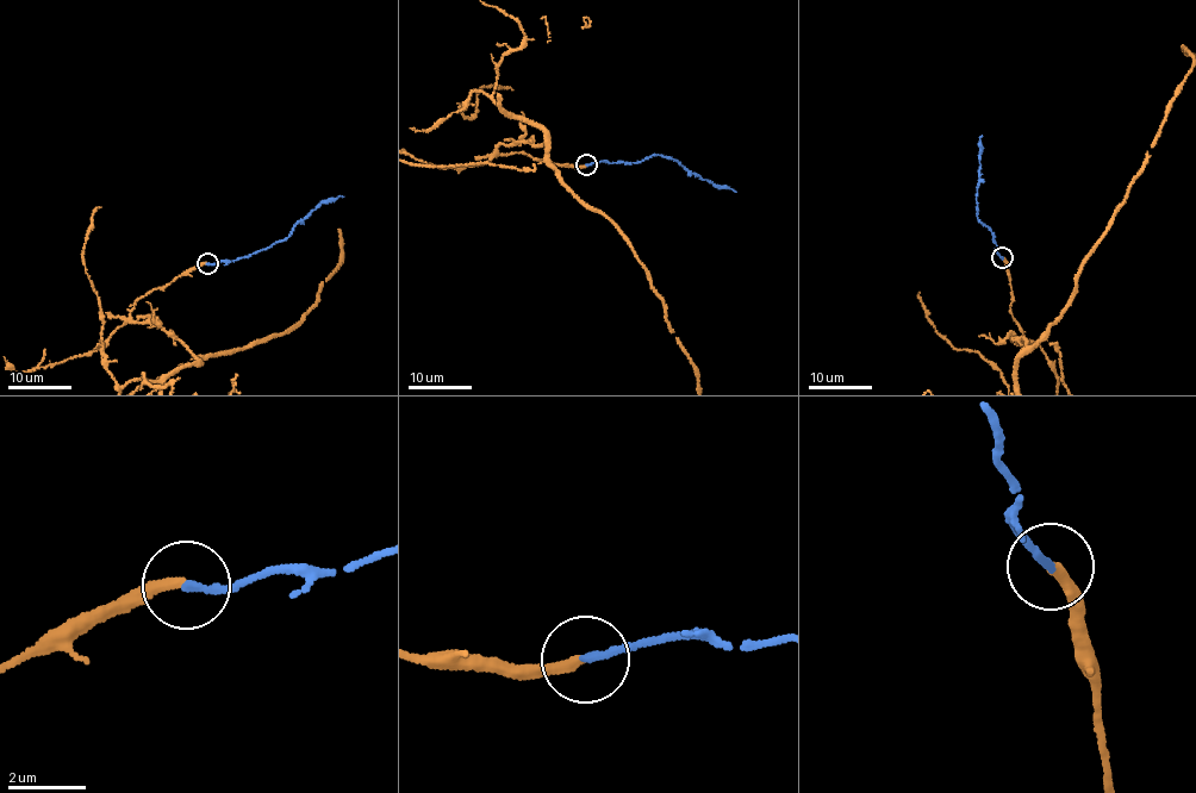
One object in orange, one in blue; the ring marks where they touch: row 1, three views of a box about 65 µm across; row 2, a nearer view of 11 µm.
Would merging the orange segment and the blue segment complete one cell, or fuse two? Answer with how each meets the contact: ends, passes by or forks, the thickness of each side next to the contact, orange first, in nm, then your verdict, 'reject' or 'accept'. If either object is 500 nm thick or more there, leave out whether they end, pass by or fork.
orange ends; blue ends; calibres 280 and 200 nm; accept

